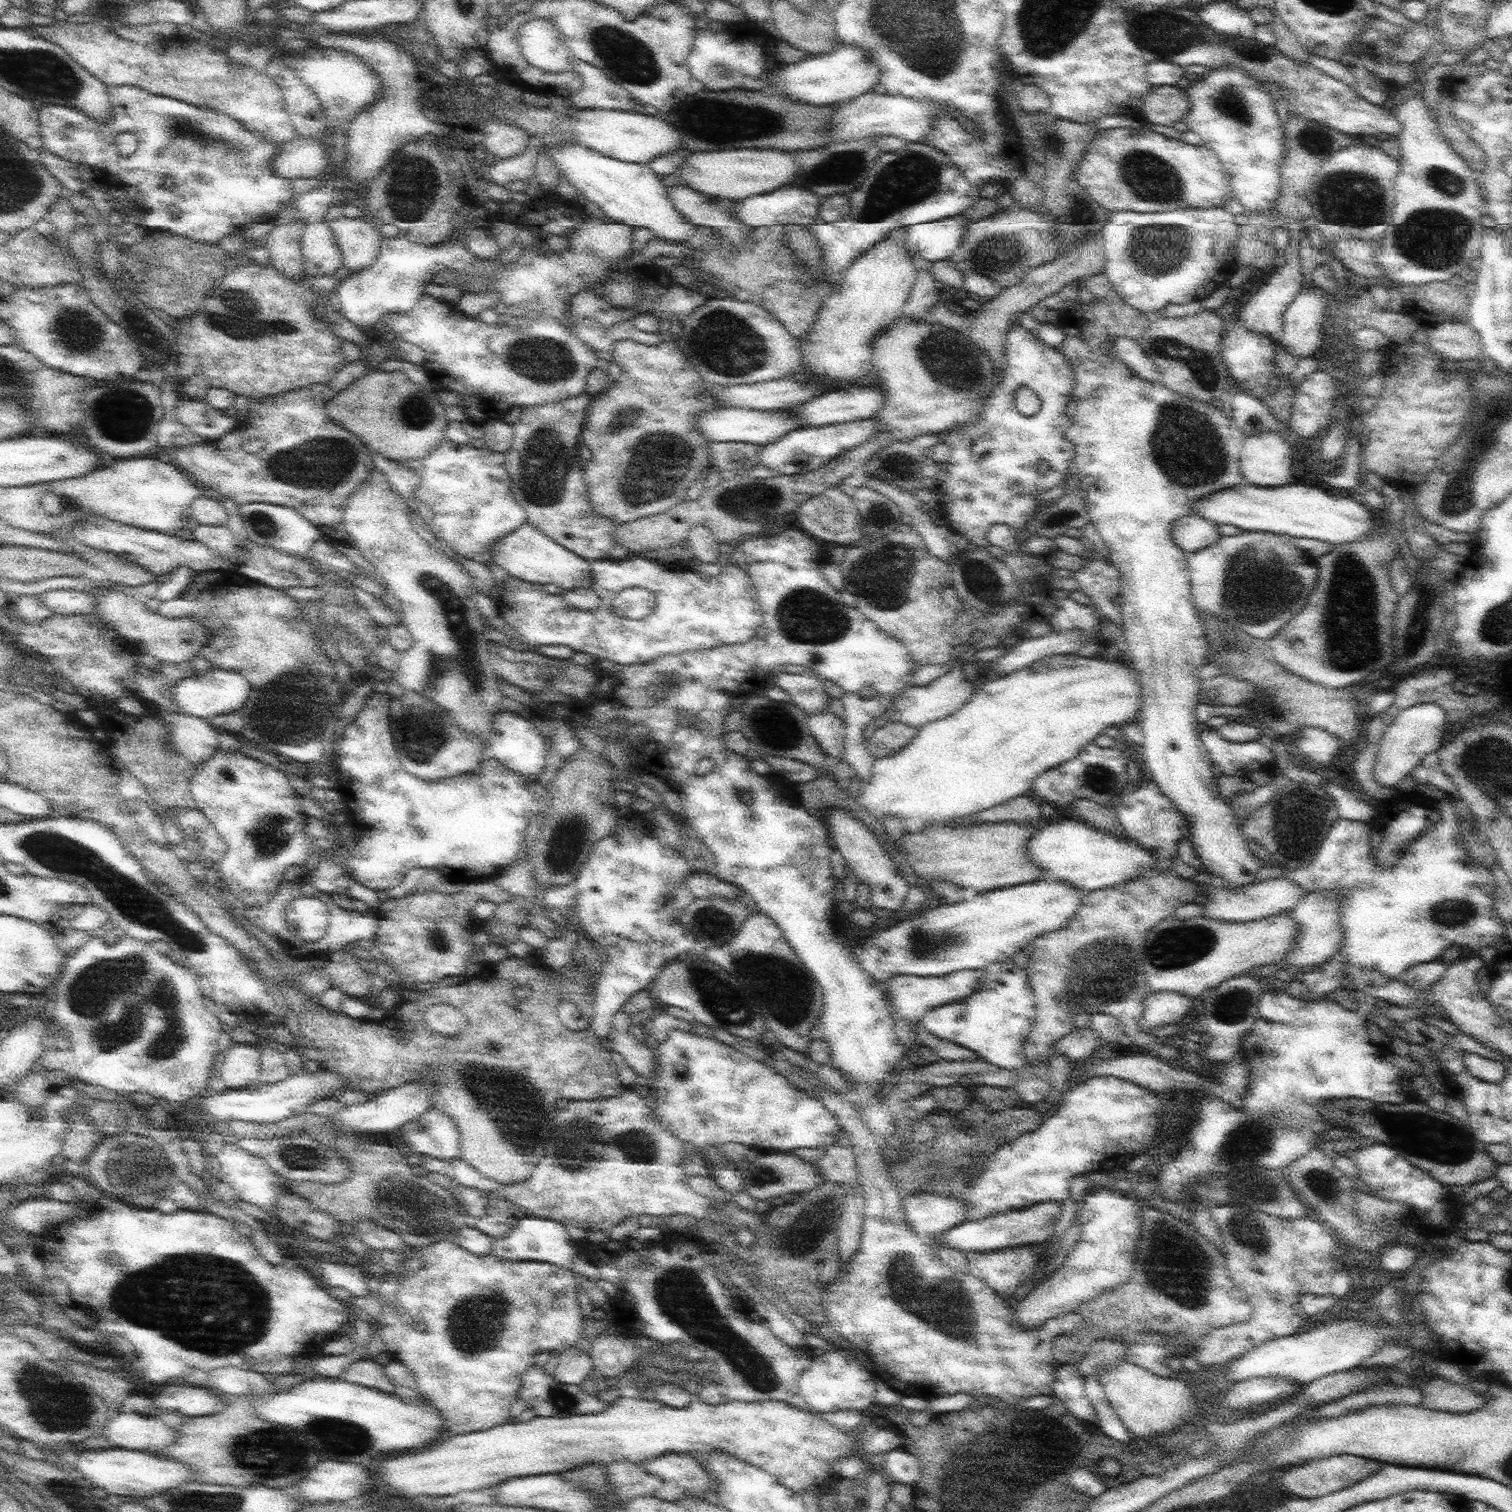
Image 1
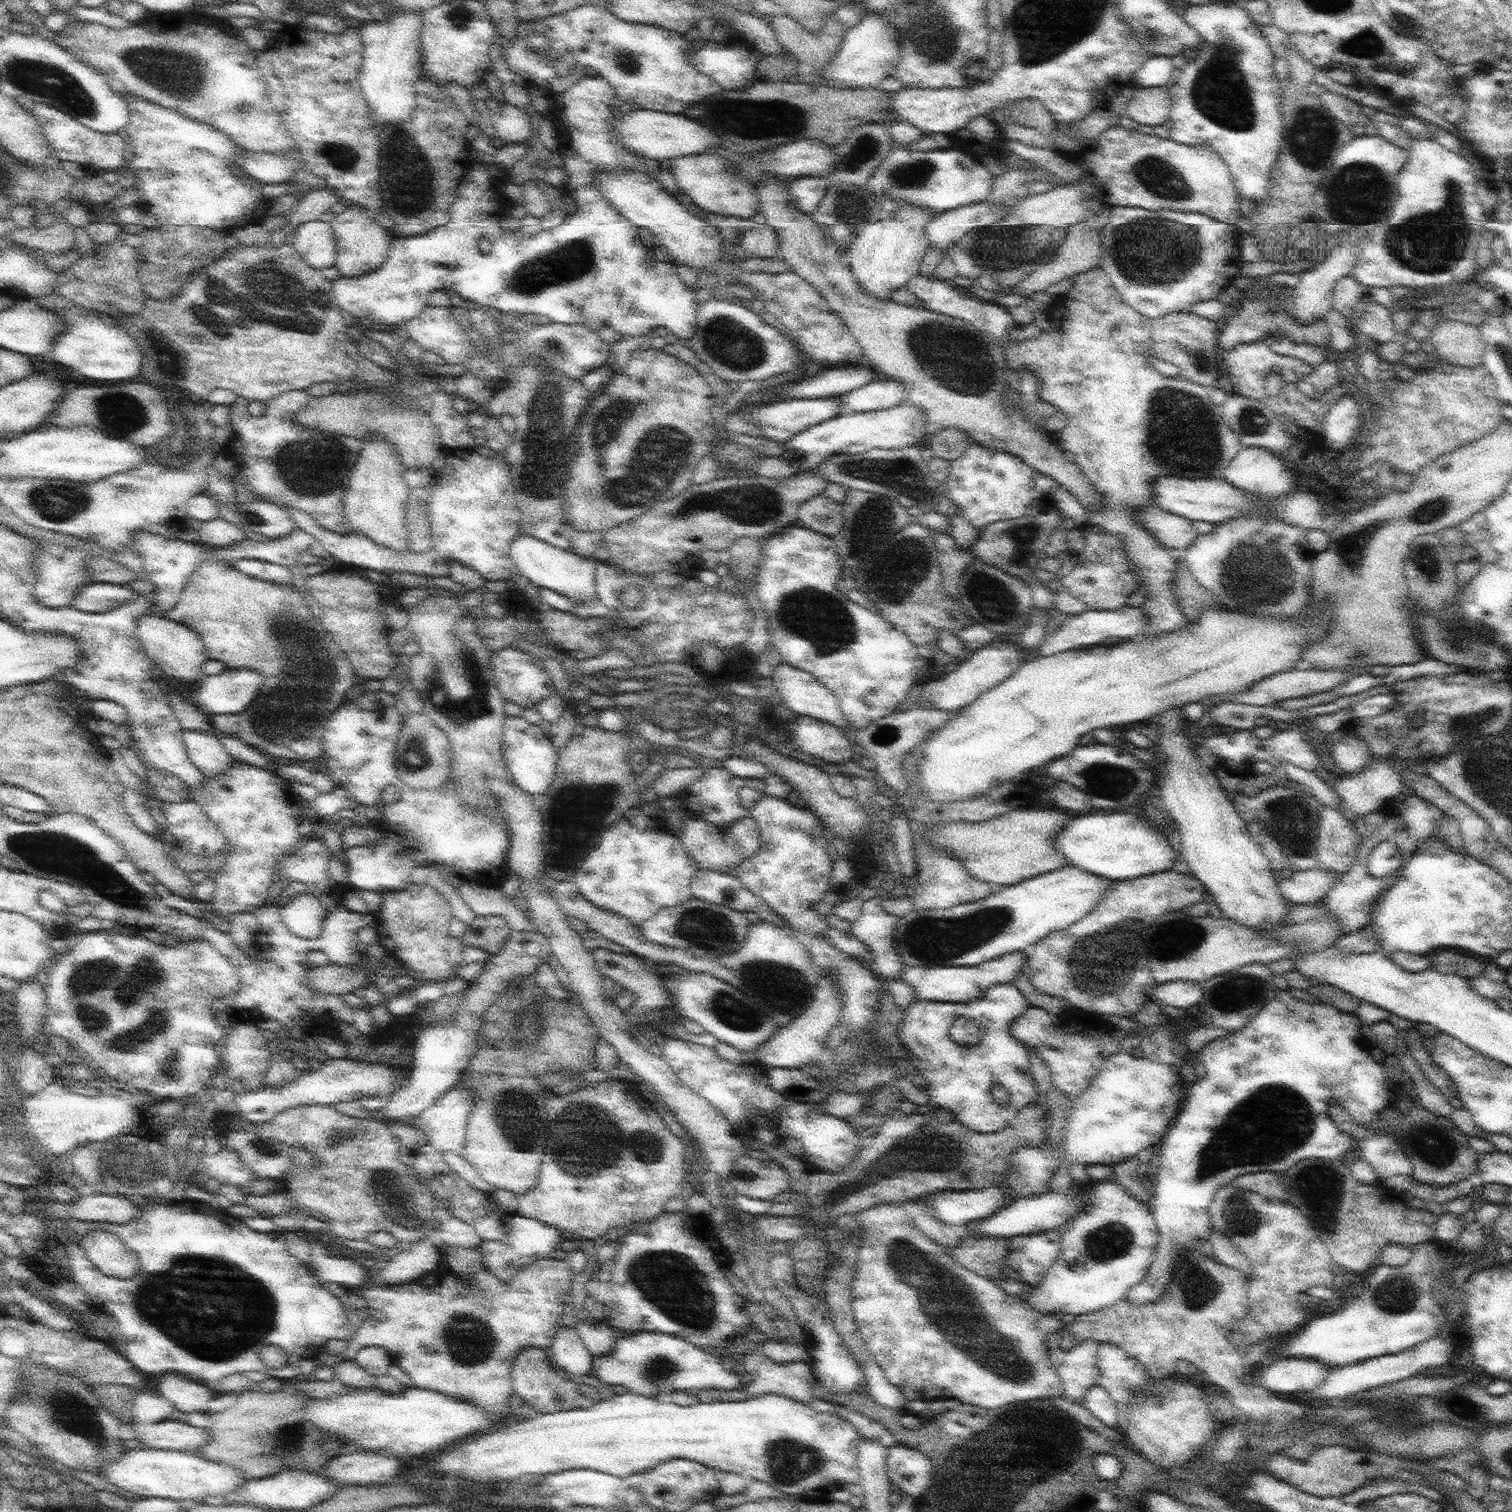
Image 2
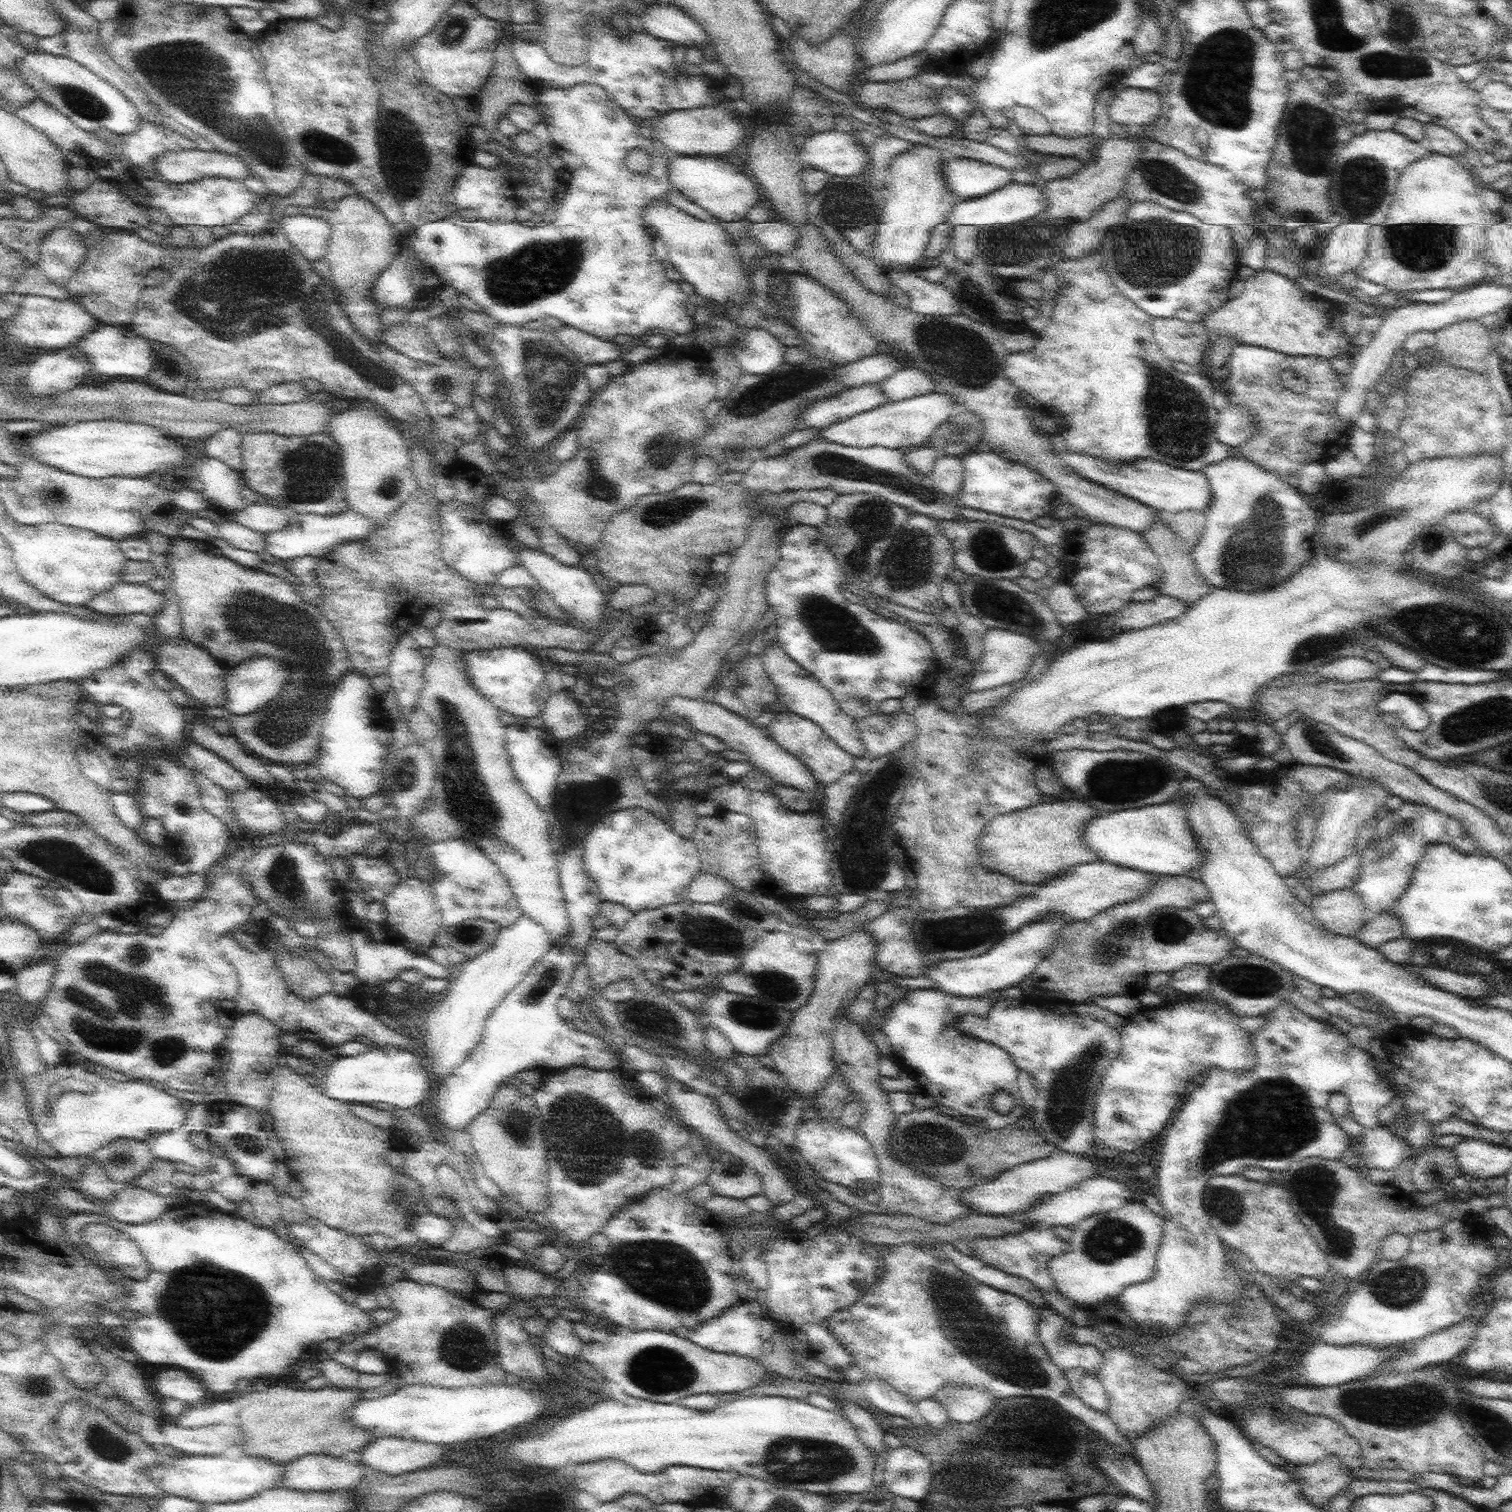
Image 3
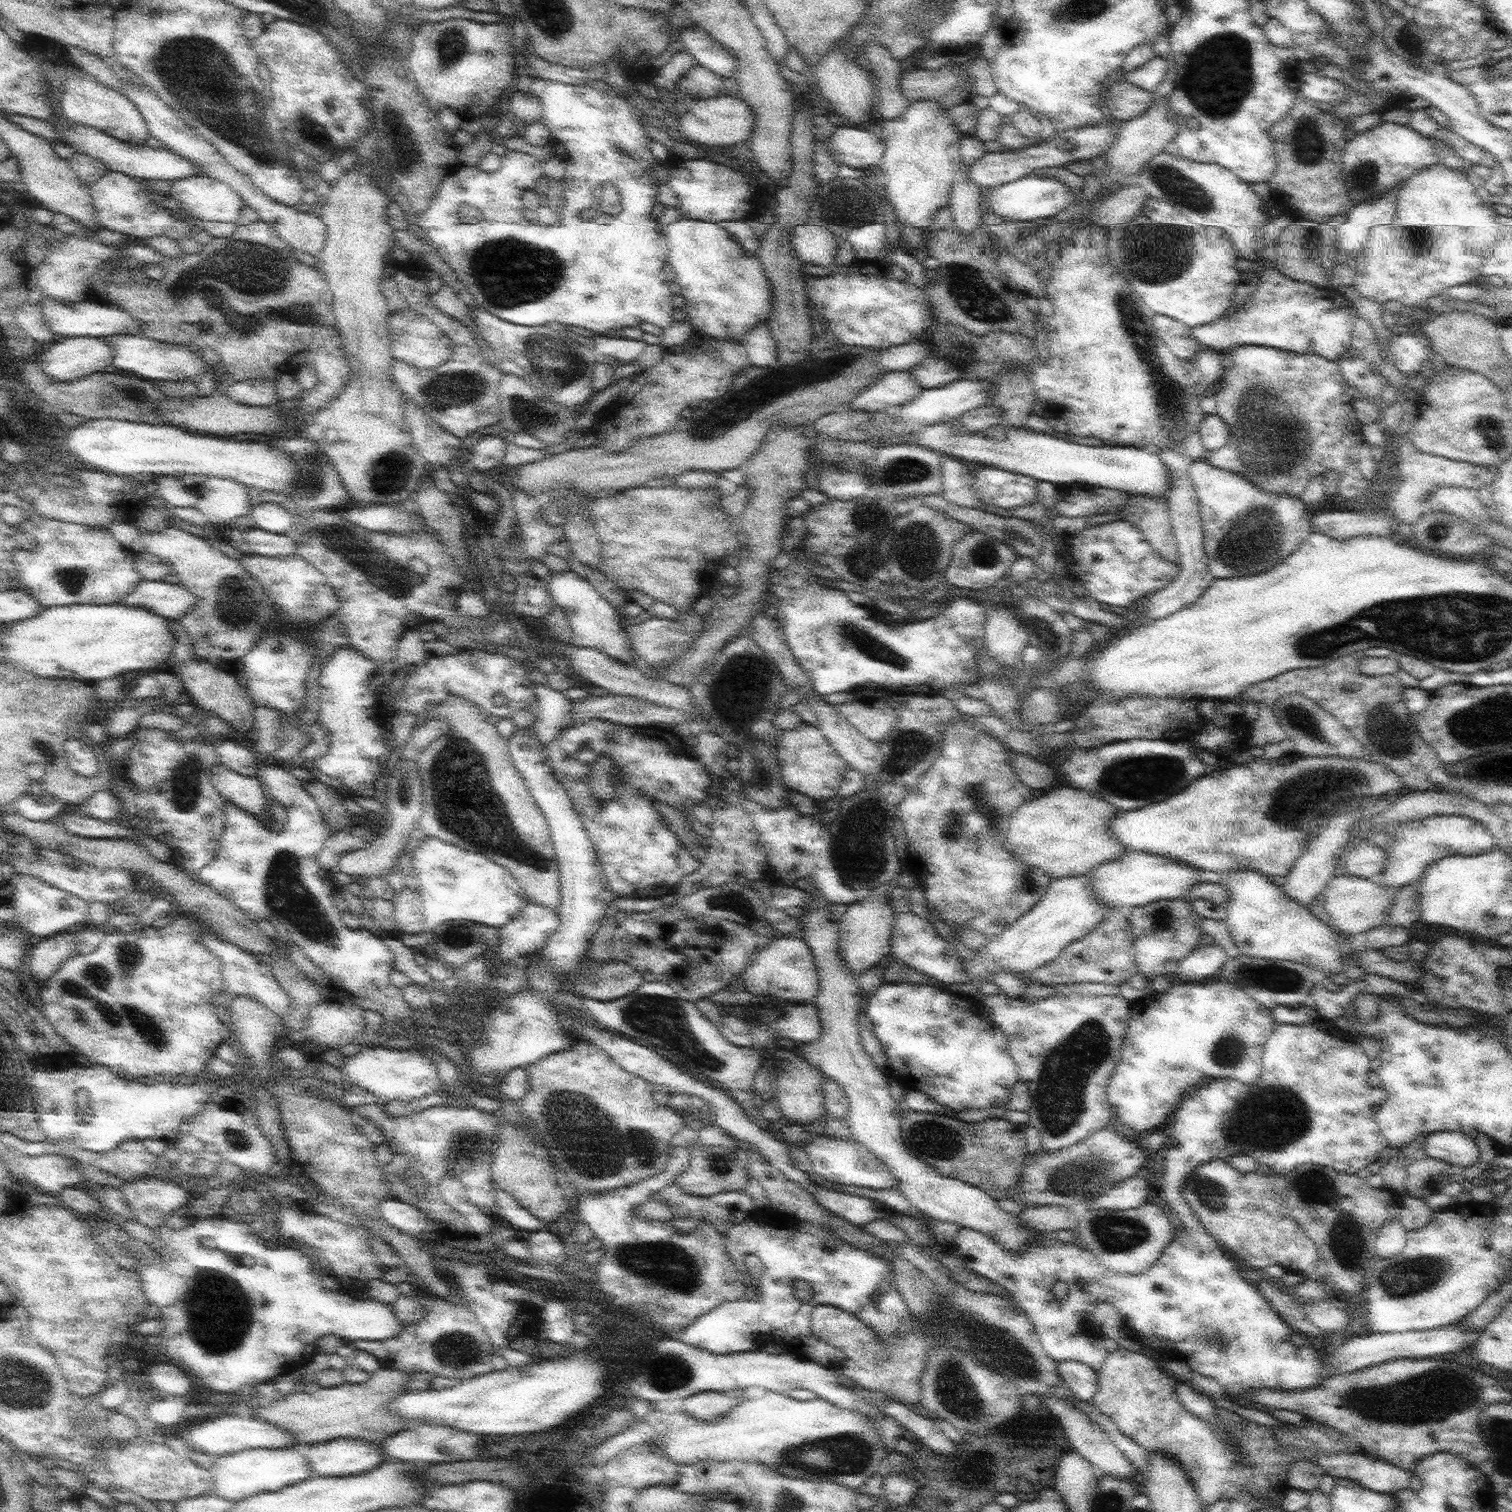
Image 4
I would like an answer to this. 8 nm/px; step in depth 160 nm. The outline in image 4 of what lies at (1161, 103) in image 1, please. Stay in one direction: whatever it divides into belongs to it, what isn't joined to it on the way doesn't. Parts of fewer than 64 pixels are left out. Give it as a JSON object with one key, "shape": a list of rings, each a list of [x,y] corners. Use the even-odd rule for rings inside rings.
{"shape":[[[1115,81],[1108,92],[1107,111],[1123,122],[1138,118],[1150,108],[1154,94],[1128,81]]]}

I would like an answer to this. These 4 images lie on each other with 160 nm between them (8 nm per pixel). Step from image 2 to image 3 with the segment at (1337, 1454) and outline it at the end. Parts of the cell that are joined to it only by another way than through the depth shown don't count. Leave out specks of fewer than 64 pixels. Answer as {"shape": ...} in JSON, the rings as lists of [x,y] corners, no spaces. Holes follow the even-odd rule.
{"shape":[[[1336,1455],[1324,1457],[1314,1464],[1294,1466],[1294,1469],[1290,1464],[1286,1464],[1284,1470],[1292,1470],[1292,1474],[1298,1476],[1297,1480],[1306,1500],[1318,1508],[1325,1506],[1338,1491],[1343,1491],[1354,1479],[1350,1475],[1352,1469],[1348,1469]]]}

